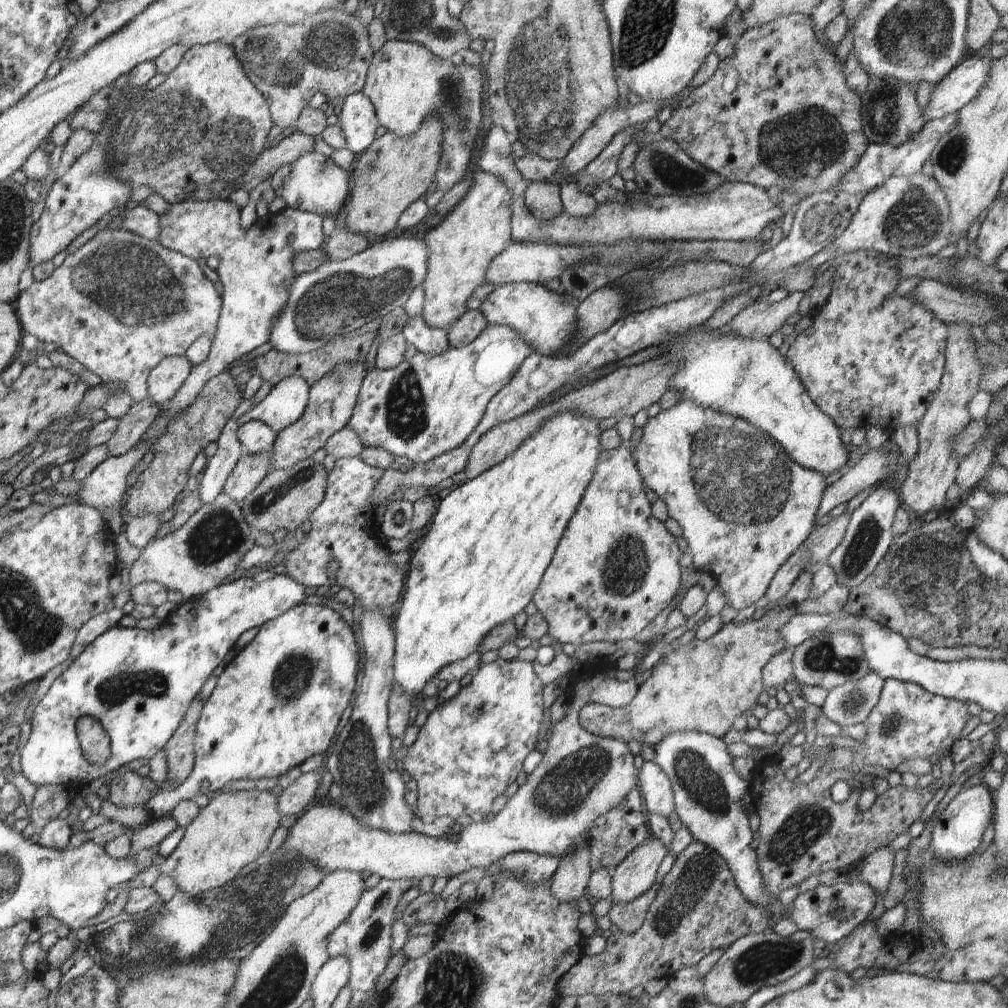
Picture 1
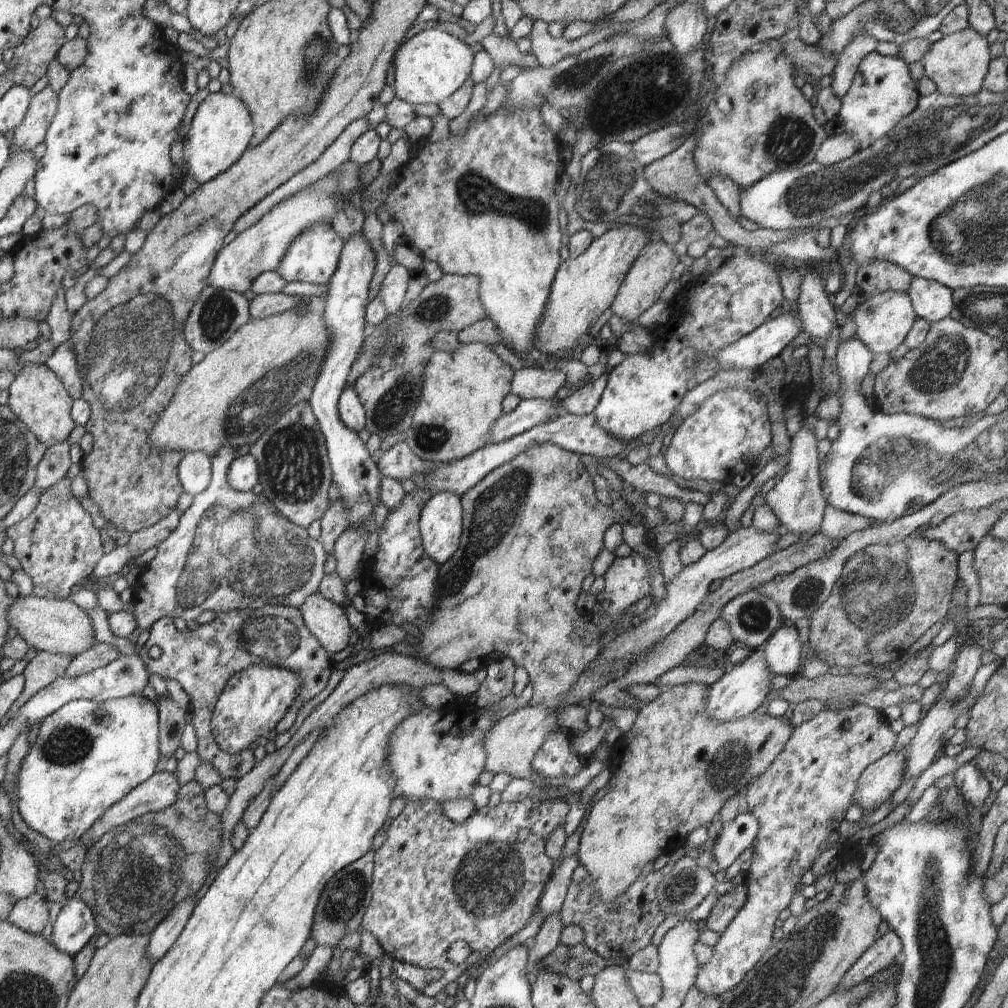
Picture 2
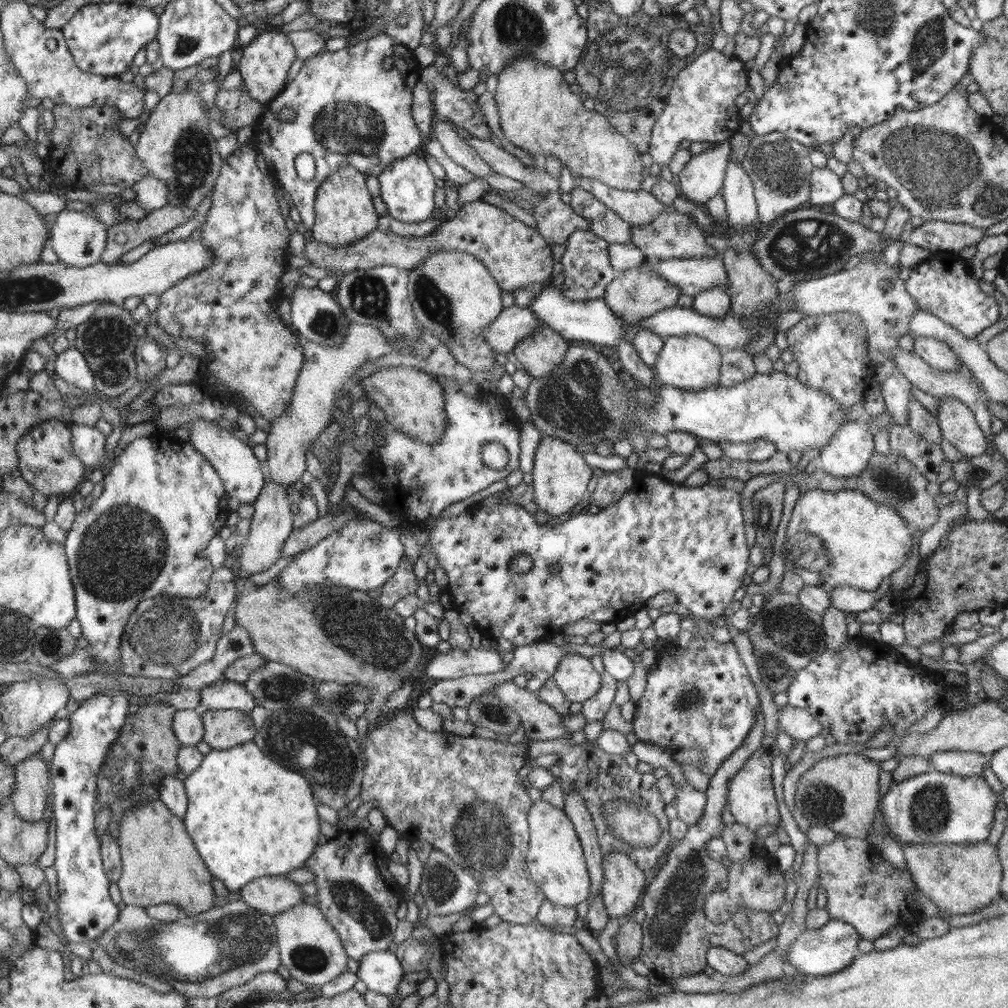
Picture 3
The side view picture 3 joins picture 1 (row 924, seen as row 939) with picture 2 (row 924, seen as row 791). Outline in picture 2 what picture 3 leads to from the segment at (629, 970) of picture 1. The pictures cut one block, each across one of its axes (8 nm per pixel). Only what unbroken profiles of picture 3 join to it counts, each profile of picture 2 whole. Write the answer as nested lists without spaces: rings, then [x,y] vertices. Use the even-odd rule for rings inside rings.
[[[742,883],[734,885],[730,891],[718,896],[716,904],[706,918],[706,928],[722,934],[728,928],[728,923],[738,914],[741,906],[744,906],[747,892],[746,883]]]

